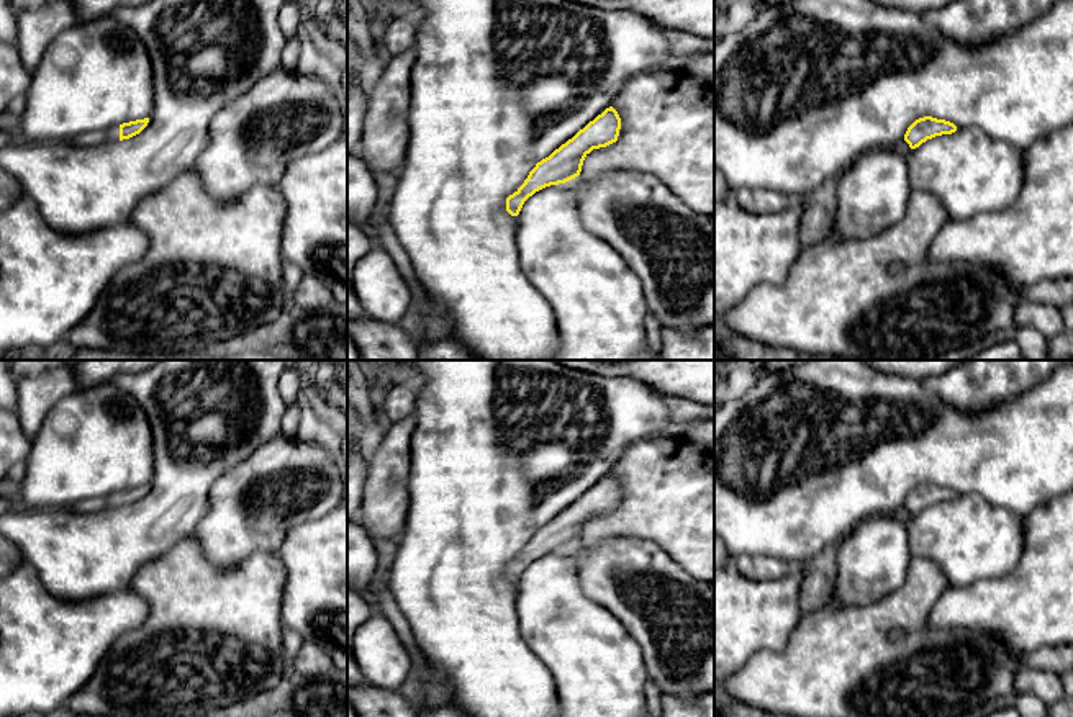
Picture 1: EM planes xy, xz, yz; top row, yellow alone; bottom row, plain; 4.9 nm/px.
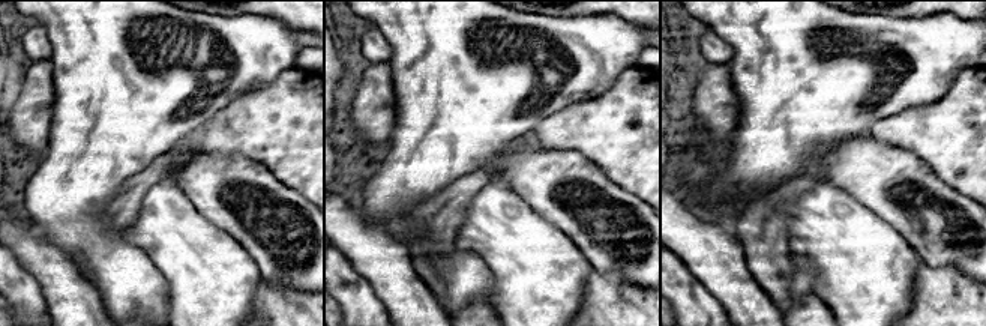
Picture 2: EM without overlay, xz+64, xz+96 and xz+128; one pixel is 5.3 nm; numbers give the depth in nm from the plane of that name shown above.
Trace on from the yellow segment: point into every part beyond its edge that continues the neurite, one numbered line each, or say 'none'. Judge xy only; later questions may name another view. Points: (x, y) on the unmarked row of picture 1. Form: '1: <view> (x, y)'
1: xy (90, 505)

